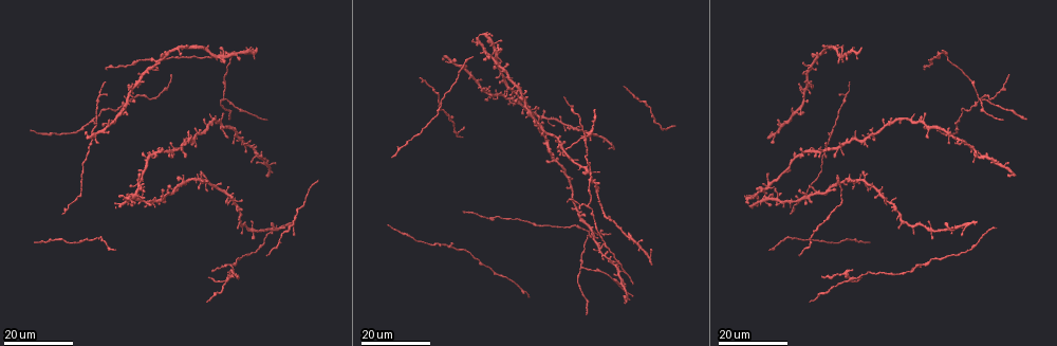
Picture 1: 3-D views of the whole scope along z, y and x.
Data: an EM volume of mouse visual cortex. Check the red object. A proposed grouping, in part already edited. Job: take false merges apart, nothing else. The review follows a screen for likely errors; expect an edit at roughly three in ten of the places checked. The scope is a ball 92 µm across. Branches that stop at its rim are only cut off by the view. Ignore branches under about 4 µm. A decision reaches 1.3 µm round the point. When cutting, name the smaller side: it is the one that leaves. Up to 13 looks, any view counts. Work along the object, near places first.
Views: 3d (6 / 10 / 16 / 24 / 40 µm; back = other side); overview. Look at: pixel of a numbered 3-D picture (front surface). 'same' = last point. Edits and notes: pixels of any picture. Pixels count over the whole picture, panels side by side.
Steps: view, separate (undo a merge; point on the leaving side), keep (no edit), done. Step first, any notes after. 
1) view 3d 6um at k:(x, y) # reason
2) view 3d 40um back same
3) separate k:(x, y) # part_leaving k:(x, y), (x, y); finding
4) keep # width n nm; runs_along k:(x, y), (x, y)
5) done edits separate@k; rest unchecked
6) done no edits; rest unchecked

view 3d 24um at 1:(599, 250) # four arms meet

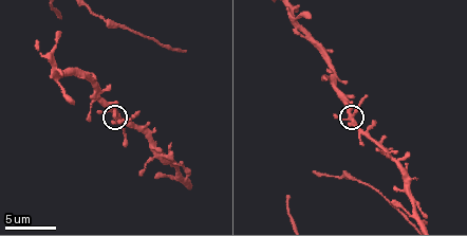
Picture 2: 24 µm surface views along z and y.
view 3d 10um at 2:(348, 116)

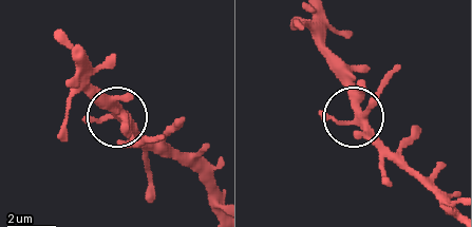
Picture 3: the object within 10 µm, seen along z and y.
keep # one neuron here

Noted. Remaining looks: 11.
view 3d 24um at 1:(930, 232)

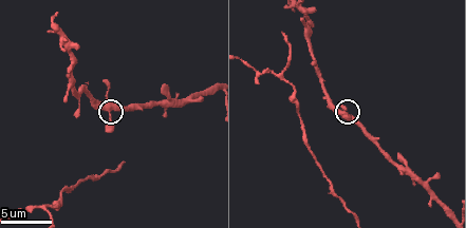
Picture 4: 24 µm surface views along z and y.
view 3d 6um at 4:(108, 108)

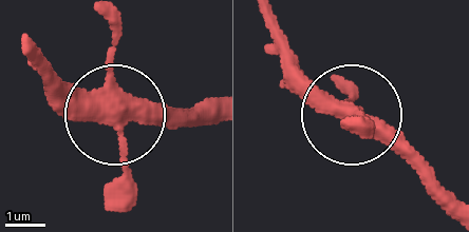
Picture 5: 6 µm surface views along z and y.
view 3d 6um back at 5:(118, 123)

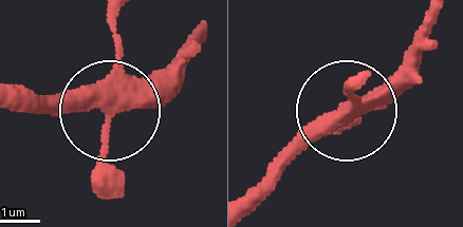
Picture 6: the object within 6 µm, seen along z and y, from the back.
keep # arms 3; runs_along 6:(201, 37), (110, 105), (13, 108); continuous, no second neuron

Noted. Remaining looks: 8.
view 3d 16um at 1:(584, 137) # looks like a crossing

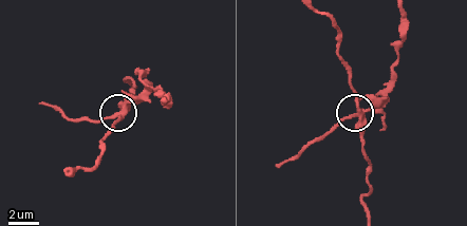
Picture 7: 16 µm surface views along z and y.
view 3d 10um at 7:(362, 113)

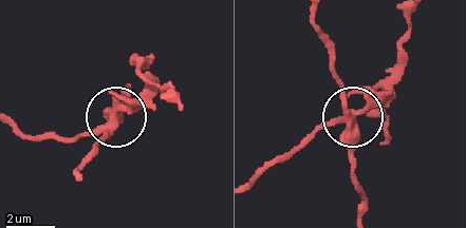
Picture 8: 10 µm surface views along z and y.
separate 8:(361, 92) # side_arm 17 um; arms 4; two neurons meet here

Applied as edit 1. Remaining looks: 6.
view overview

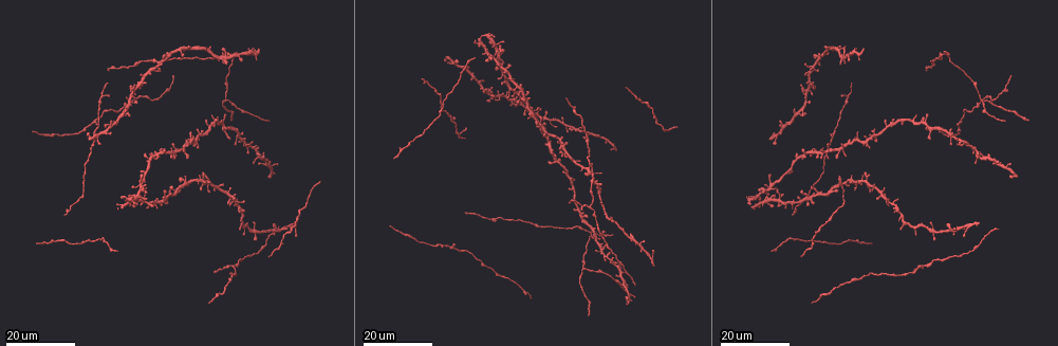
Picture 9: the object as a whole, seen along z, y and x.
view 3d 24um at 9:(794, 160) # arms part here

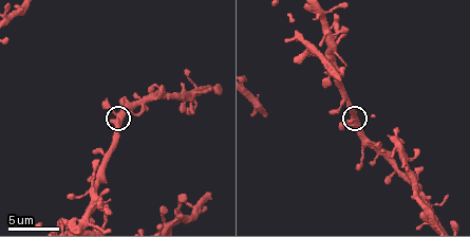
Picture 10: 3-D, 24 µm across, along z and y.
view 3d 6um at 10:(115, 115) # zoom in

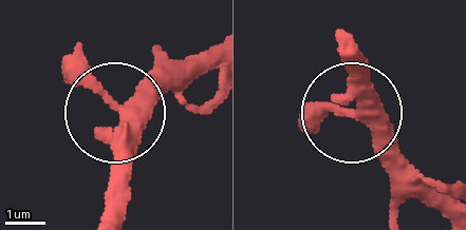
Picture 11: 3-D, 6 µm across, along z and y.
keep # runs_along 11:(210, 48), (123, 101), (123, 166), (106, 192); one neuron here

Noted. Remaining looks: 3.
view 3d 24um at 9:(501, 68) # four-way junction

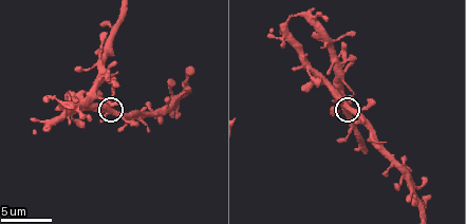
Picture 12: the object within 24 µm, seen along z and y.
view 3d 6um at 12:(108, 113)

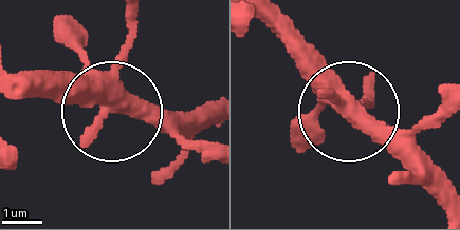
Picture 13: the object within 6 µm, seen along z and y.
view 3d 6um back at 13:(113, 104)

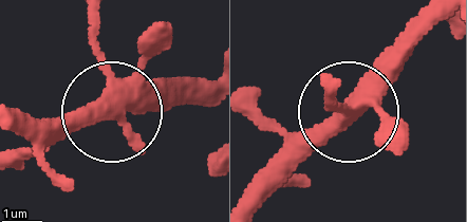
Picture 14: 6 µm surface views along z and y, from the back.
keep # arms 4; runs_along 14:(89, 15), (116, 113), (204, 106); all the same neuron

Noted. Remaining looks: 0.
done edits separate@8; rest unchecked

